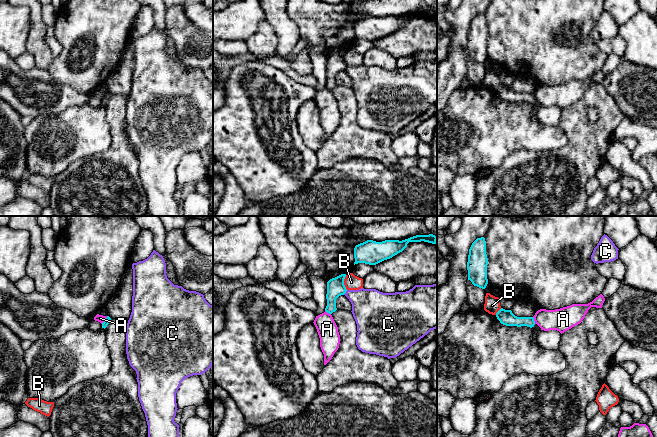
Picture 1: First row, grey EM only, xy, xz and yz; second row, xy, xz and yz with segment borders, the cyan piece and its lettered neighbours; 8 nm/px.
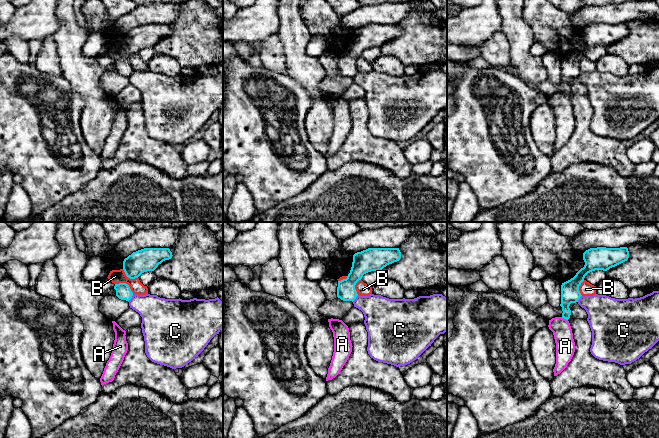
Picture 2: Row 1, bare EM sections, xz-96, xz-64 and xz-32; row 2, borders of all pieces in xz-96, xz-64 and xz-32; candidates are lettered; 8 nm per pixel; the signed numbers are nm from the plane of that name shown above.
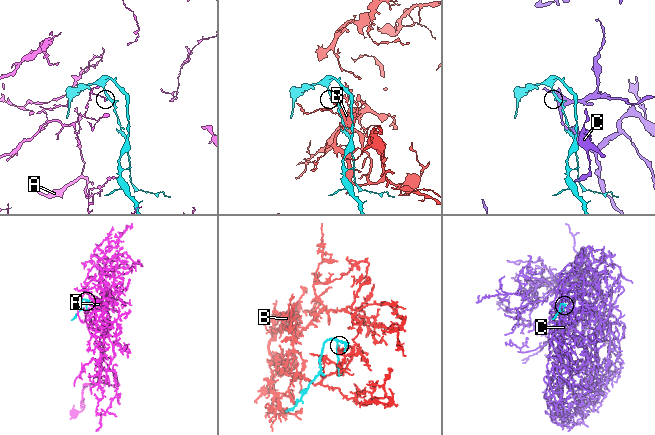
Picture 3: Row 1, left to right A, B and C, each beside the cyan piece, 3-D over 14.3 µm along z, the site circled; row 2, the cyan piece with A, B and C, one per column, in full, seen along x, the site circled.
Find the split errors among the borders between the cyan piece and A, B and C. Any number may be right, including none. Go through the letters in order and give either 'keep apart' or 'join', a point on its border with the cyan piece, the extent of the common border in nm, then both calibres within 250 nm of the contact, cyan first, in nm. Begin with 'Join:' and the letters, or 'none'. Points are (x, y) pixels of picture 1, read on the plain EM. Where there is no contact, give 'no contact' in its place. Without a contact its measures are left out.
Join: none
A: keep apart; meets cyan in xy at (105, 96); contact 80 nm long; 50 nm thick on the cyan side, 60 nm on the other
B: keep apart; meets cyan in xz at (343, 58); contact 120 nm long; 140 nm thick on the cyan side, 120 nm on the other
C: keep apart; meets cyan in xz at (345, 68); contact 50 nm long; 140 nm thick on the cyan side, 320 nm on the other

